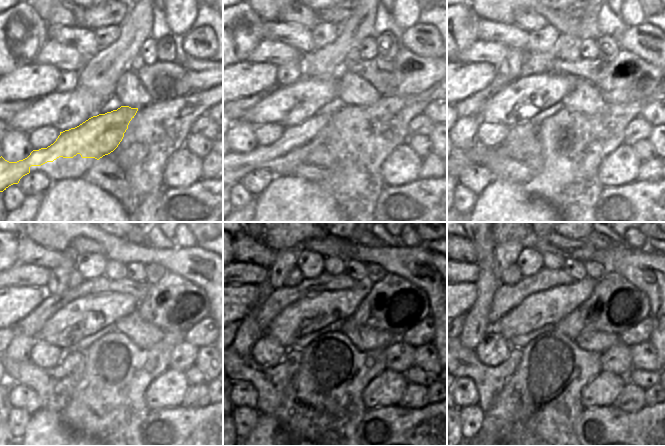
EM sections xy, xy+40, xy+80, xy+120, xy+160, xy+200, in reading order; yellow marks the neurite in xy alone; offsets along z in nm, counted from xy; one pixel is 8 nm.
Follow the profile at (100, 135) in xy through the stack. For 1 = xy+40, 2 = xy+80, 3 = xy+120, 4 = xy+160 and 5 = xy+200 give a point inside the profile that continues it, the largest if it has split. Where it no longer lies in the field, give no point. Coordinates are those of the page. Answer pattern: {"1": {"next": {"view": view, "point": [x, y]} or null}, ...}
{"1": {"next": {"view": "xy+40", "point": [304, 138]}}, "2": {"next": {"view": "xy+80", "point": [518, 143]}}, "3": {"next": {"view": "xy+120", "point": [71, 358]}}, "4": {"next": {"view": "xy+160", "point": [289, 364]}}, "5": {"next": {"view": "xy+200", "point": [504, 370]}}}

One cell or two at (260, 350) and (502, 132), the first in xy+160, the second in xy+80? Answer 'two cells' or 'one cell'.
one cell

